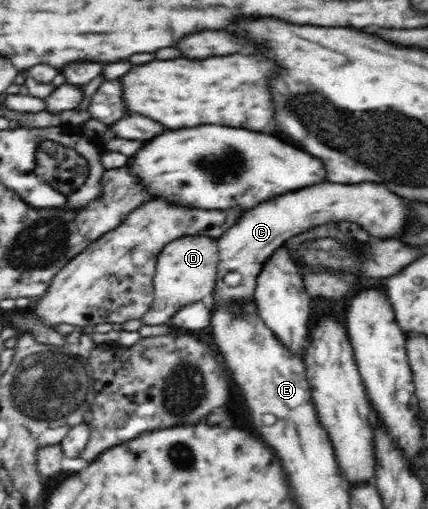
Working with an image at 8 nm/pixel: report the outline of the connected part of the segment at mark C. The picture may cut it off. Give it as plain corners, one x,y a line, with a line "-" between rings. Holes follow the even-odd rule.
324,182
320,186
310,186
310,188
292,192
292,194
284,194
280,198
274,198
272,202
261,202
244,212
236,224
228,227
228,230
217,240
219,261
215,289
211,294
209,308
214,310
216,304
224,306
224,304
230,304
236,300
254,300
256,276
260,274
265,260
272,257
278,247
285,244
288,238
296,236
300,232
306,232
312,227
327,222
339,223
340,220
356,222
370,235
394,239
400,232
404,232
402,228
406,228
404,224
410,222
412,216
400,196
388,192
386,186
374,184
374,182
352,184
352,186
-
230,272
240,274
242,280
238,286
230,287
224,284
224,278

